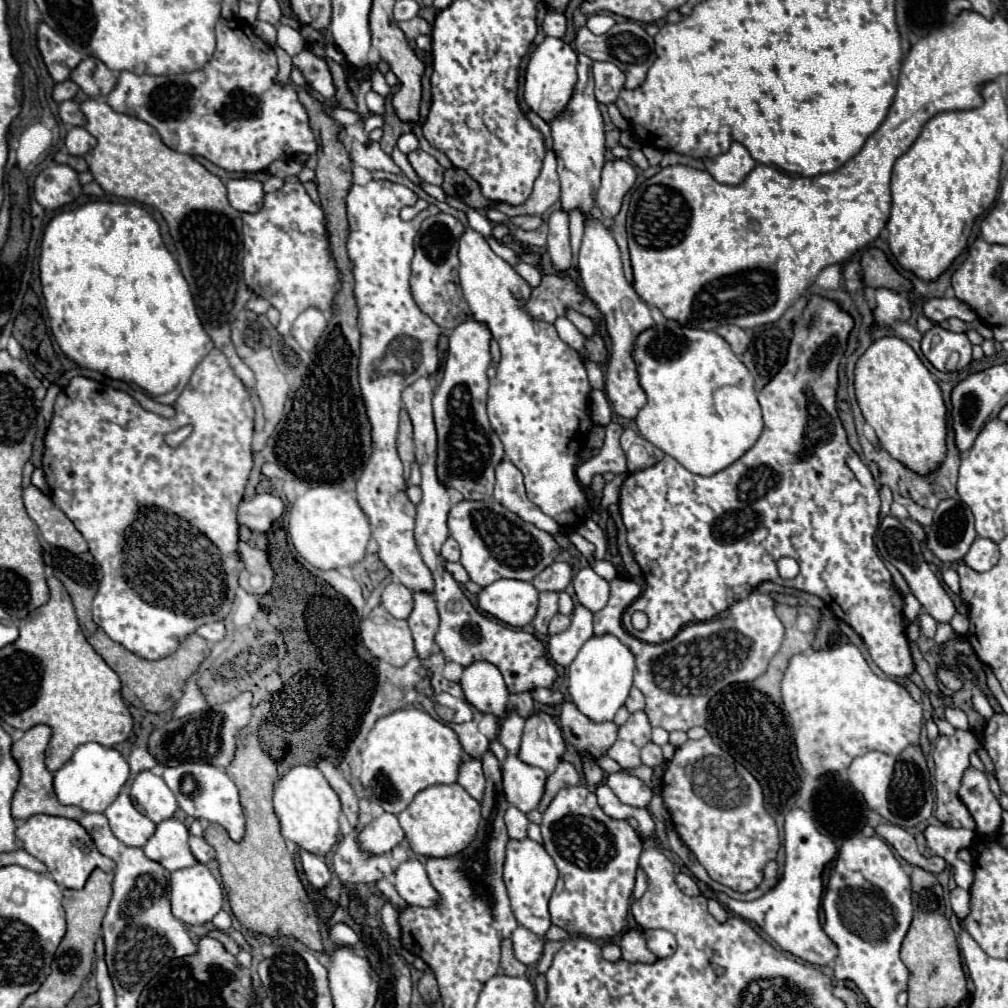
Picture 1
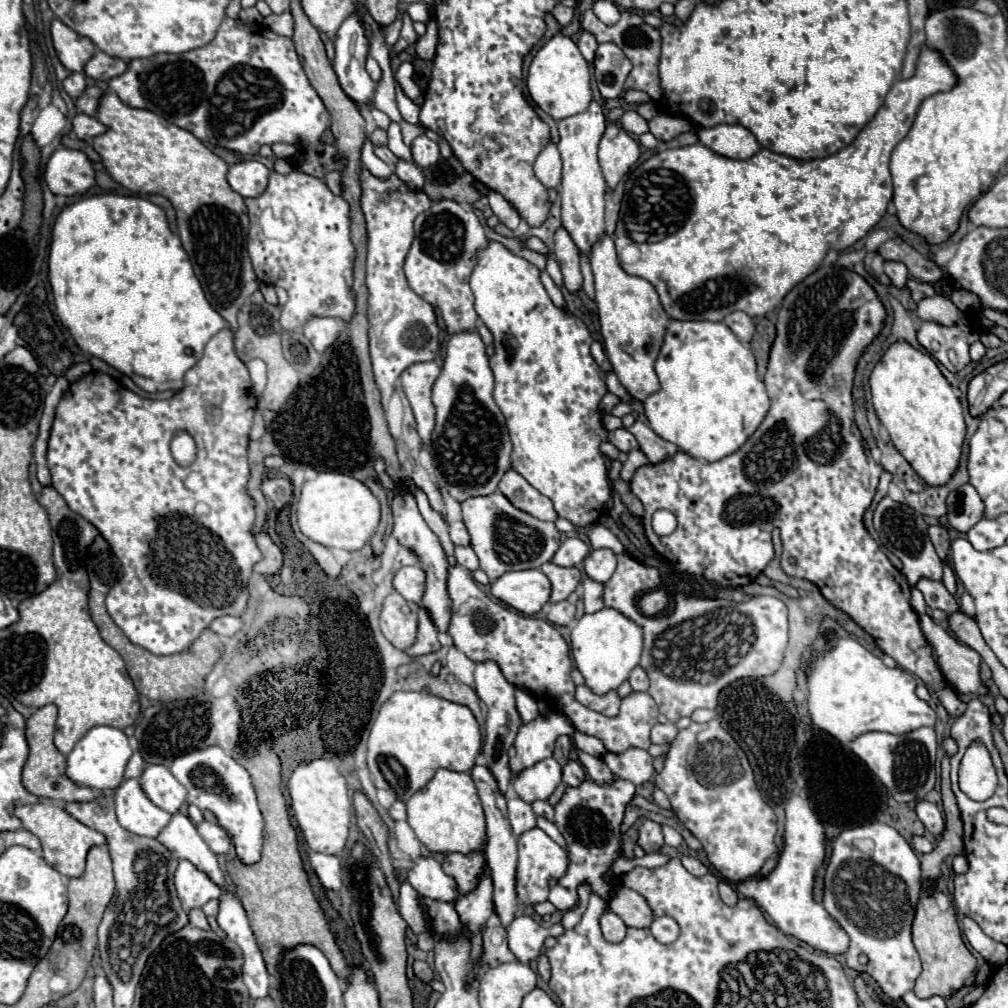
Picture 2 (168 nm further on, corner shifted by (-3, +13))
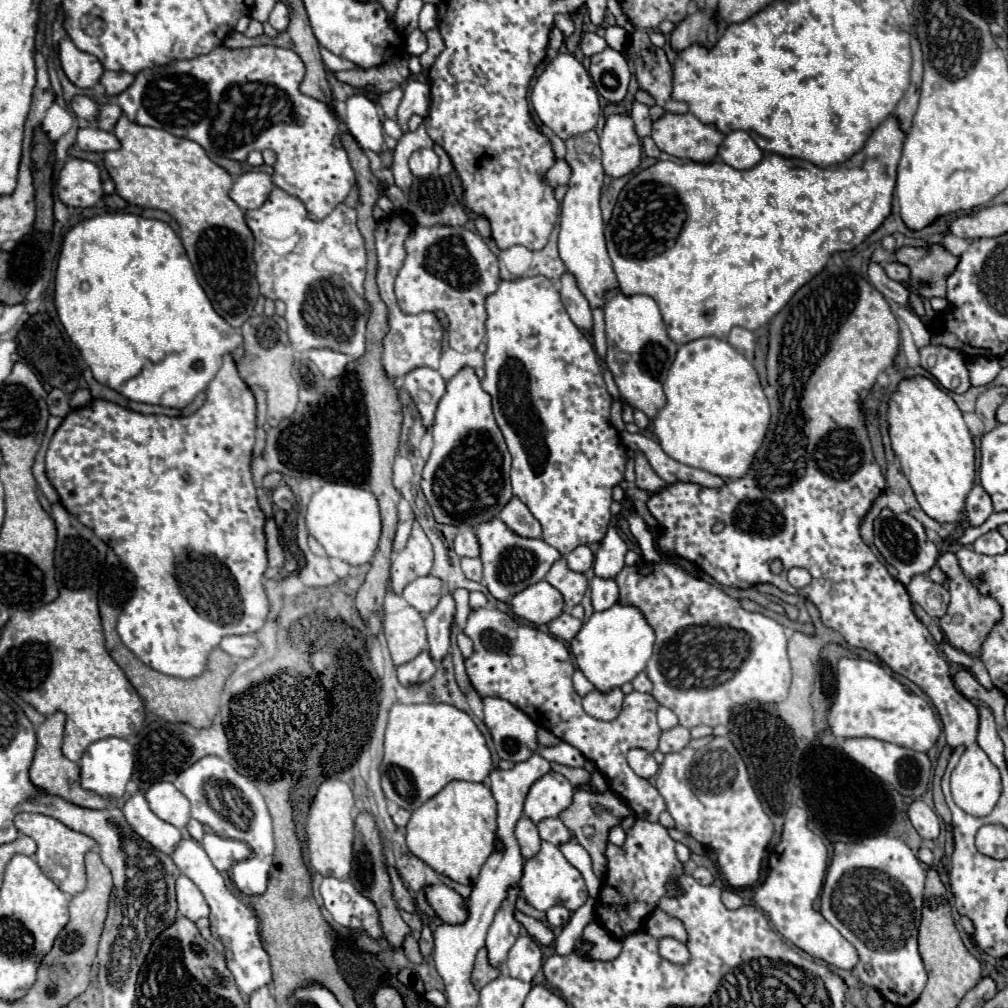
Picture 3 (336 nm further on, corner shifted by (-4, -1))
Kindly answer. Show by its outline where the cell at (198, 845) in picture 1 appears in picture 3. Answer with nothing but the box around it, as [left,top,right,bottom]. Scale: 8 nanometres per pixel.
[202,834,250,872]

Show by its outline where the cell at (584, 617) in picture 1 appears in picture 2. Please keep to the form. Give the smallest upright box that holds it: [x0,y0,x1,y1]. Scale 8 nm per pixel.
[583,578,605,612]

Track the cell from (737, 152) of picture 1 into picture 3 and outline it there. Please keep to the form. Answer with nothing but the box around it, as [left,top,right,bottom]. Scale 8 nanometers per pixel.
[718,130,762,170]

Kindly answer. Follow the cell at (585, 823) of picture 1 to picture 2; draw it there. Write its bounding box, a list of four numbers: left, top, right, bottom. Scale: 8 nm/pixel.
[549,776,635,912]

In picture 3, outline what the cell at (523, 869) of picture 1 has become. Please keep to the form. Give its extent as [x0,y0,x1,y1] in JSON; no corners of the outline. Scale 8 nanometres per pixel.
[520,842,588,912]

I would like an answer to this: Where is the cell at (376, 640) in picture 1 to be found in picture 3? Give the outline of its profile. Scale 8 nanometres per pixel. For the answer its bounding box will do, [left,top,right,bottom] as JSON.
[384,606,428,666]

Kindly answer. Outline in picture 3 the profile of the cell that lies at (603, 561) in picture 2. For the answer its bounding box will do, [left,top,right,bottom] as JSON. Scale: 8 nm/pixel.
[592,520,628,580]

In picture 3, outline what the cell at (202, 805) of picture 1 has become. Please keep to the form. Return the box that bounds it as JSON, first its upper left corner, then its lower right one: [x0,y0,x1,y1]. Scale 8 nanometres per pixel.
[174,756,274,894]

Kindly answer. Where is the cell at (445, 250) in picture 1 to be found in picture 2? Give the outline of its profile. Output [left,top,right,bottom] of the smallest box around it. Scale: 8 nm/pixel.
[405,200,489,334]

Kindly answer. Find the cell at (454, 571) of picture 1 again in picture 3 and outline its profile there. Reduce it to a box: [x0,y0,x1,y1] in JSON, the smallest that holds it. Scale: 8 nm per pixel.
[462,558,482,582]

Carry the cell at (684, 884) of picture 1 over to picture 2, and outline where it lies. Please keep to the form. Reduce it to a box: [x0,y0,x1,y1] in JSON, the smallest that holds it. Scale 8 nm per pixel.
[681,856,709,876]

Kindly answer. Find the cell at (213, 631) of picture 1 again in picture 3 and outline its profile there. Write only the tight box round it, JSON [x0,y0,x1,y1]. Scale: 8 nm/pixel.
[220,634,258,658]

